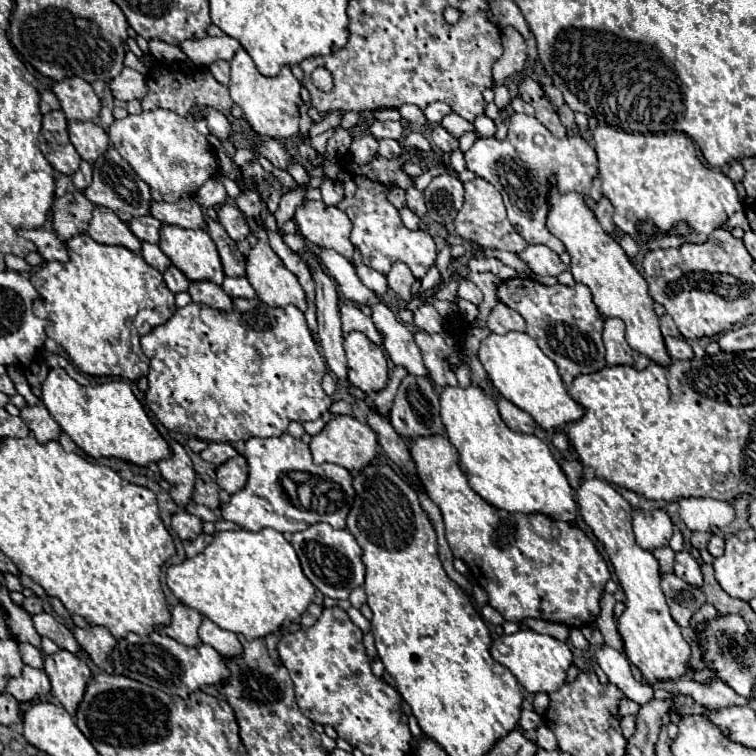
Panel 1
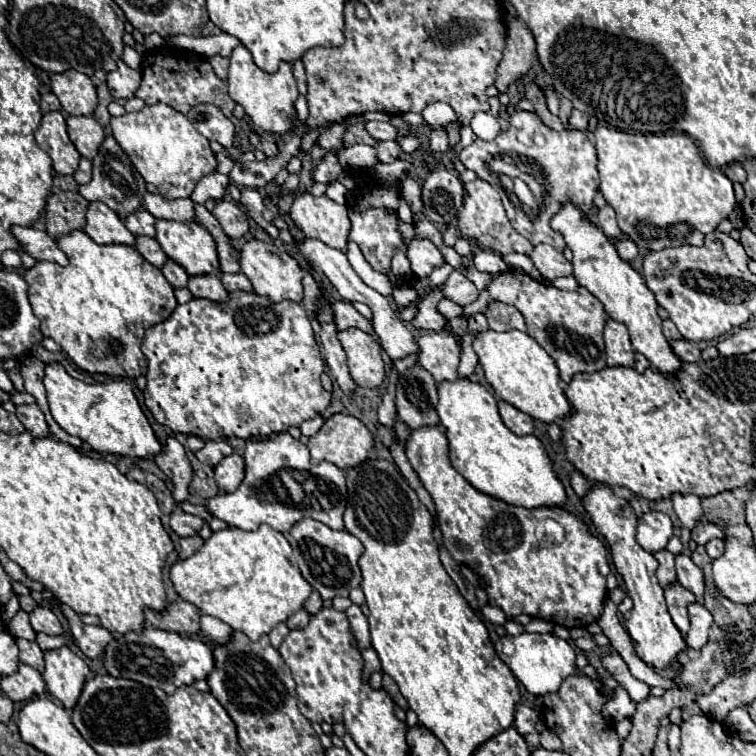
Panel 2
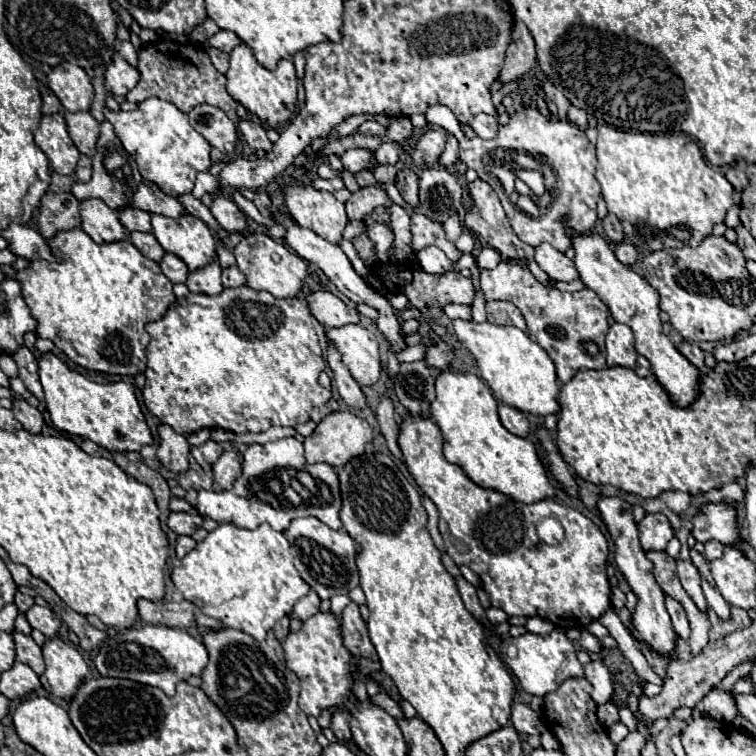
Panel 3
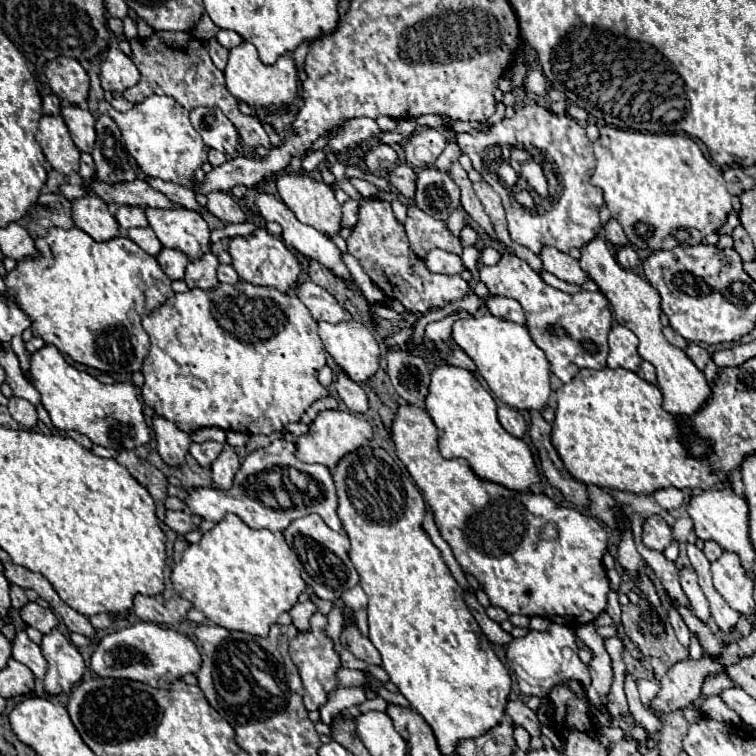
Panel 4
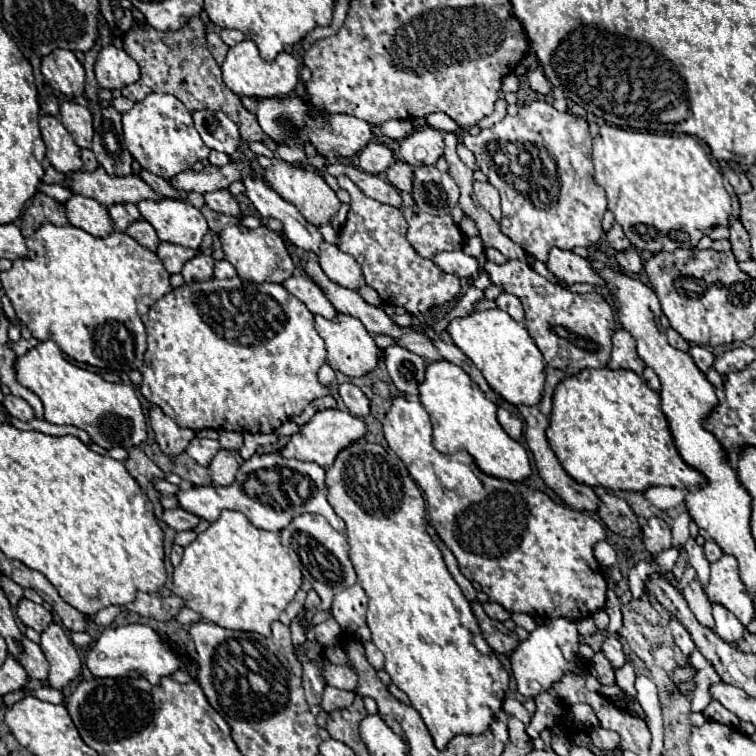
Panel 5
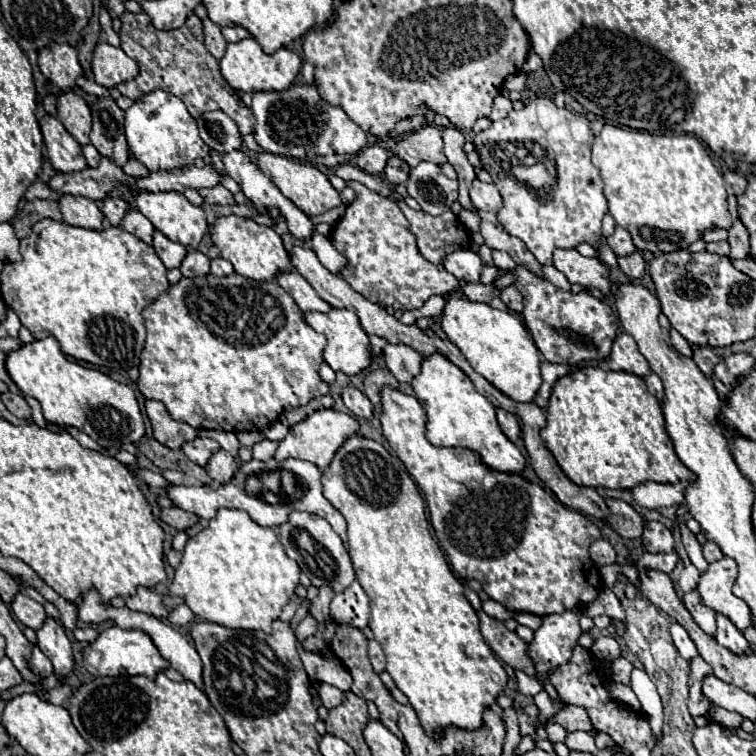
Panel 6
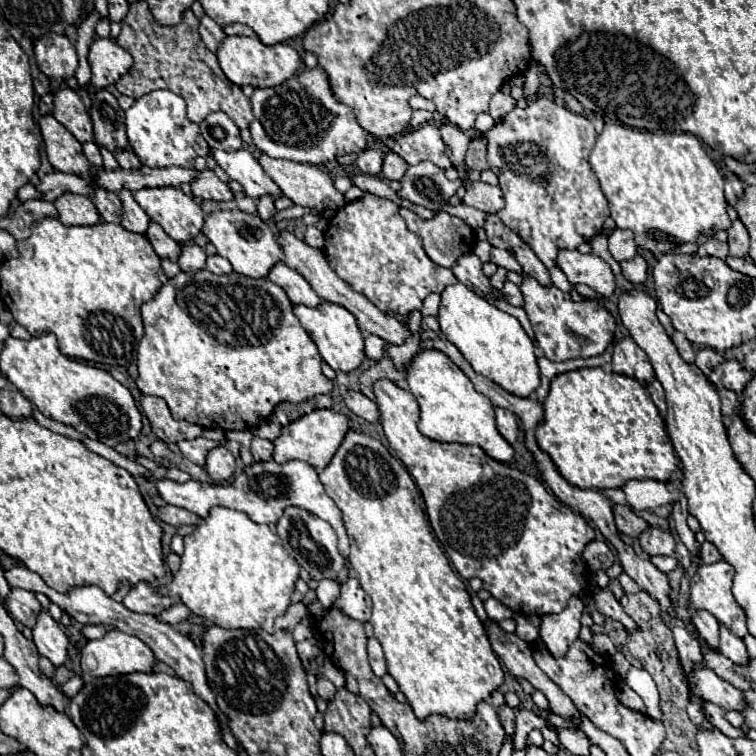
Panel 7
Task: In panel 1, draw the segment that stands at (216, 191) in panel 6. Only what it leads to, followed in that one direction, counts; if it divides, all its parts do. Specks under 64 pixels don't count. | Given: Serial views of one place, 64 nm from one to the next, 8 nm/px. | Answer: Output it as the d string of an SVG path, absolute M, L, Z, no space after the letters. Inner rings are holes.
M222 204L218 208L218 222L224 226L228 236L236 242L244 240L250 232L250 228L246 224L246 216L240 212L238 206L232 206L232 204Z

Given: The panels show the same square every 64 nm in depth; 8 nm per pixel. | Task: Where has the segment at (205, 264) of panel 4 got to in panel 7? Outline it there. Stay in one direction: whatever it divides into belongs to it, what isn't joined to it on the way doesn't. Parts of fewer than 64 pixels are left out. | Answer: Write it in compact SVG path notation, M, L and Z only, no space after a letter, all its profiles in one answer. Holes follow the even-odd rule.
M182 244L180 256L176 260L182 272L194 272L202 270L206 264L206 252L198 244Z

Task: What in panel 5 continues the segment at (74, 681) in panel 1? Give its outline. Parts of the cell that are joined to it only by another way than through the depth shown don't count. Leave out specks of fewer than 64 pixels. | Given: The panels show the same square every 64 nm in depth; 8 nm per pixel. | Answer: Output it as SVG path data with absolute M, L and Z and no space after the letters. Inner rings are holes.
M52 622L40 636L40 648L50 662L48 682L52 688L62 690L72 678L80 674L78 652L72 640L64 634L64 628L56 622Z

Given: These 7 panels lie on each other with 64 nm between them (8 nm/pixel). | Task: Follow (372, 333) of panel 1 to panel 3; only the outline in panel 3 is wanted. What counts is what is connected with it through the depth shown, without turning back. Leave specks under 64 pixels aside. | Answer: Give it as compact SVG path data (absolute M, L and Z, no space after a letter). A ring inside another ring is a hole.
M310 290L306 296L306 304L312 316L328 328L338 328L346 324L360 324L358 312L348 308L338 296L328 290Z

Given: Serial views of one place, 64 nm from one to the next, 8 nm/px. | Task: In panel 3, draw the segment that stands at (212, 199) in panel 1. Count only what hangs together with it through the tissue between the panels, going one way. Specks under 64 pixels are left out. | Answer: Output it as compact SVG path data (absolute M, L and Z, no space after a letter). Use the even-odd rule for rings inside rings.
M198 172L198 176L196 176L196 186L194 186L194 190L192 190L192 194L196 196L196 198L202 198L202 194L218 194L220 190L218 190L218 180L212 176L212 174L208 174L208 172Z

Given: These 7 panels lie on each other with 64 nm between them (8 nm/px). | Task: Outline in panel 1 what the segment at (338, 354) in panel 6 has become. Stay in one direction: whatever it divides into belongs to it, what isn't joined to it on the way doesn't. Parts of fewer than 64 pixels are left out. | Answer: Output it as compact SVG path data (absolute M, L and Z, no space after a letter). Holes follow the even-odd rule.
M362 332L344 334L344 350L348 358L348 382L362 392L380 392L388 382L388 362L380 346L370 342Z

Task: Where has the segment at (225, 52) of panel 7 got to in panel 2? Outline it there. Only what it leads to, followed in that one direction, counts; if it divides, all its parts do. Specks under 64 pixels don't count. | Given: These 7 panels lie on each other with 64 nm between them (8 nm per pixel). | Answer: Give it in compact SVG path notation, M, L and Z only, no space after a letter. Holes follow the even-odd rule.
M238 46L230 56L228 94L236 104L240 104L244 108L244 112L252 118L256 130L260 130L260 132L284 134L298 120L296 108L294 108L294 102L298 98L298 88L296 88L296 80L292 76L290 62L280 62L278 72L268 74L254 64L252 54L246 46Z

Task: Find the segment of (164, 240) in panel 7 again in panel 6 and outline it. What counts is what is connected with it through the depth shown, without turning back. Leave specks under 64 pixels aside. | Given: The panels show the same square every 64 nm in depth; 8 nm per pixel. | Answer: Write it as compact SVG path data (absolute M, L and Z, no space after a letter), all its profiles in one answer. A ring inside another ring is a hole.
M154 228L154 240L152 240L152 246L156 250L156 254L160 256L160 260L164 262L166 268L178 268L182 258L186 256L186 248L178 242L172 242L168 240L160 230Z

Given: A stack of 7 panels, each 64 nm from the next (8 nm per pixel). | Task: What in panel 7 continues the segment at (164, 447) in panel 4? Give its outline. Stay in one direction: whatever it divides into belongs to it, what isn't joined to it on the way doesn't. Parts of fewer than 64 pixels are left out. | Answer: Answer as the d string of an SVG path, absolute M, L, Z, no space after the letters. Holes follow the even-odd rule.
M142 394L140 404L142 404L142 412L150 420L152 430L166 444L176 444L178 440L194 440L194 438L202 436L202 426L174 420L164 398Z

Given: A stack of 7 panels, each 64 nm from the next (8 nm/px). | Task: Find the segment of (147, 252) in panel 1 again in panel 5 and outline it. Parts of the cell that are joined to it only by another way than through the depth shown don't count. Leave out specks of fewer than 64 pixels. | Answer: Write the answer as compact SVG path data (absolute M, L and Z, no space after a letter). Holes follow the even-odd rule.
M144 218L132 222L128 228L126 228L126 234L132 236L134 240L138 240L142 246L146 246L148 250L156 250L158 246L158 236L156 236L156 230L152 228L150 222L146 222Z

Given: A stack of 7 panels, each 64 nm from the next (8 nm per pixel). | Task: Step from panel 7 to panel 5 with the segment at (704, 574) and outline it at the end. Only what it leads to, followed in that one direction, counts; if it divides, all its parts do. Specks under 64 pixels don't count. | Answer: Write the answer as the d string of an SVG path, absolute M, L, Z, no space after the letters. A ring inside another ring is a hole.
M724 554L718 562L712 562L710 568L710 580L704 586L708 600L722 604L744 626L748 626L754 618L754 602L744 592L744 584L738 574L738 560L734 556Z

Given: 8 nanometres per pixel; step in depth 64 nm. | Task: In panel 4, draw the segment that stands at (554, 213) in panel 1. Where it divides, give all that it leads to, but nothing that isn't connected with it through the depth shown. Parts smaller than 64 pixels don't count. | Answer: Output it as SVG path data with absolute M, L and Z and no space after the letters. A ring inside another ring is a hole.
M594 238L586 248L582 248L582 258L580 258L582 268L588 272L588 276L598 284L600 292L610 300L614 316L618 320L618 324L630 328L636 338L640 340L638 344L638 354L642 360L648 360L658 374L658 388L664 396L662 408L666 412L670 412L674 418L678 418L678 426L680 426L680 436L682 442L688 450L690 456L694 458L706 458L710 454L710 442L700 438L692 426L690 416L696 414L708 400L712 394L710 384L704 378L704 372L698 370L694 366L694 362L686 356L684 350L672 346L664 334L662 334L662 324L660 324L660 294L640 276L636 276L630 270L624 270L622 266L618 266L616 258L610 254L610 250L606 248L604 240Z

